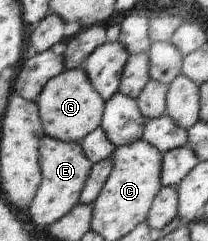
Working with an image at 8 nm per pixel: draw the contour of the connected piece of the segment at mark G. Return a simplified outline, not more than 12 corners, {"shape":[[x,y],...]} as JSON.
{"shape":[[81,67],[50,79],[36,103],[46,136],[81,142],[106,102]]}

